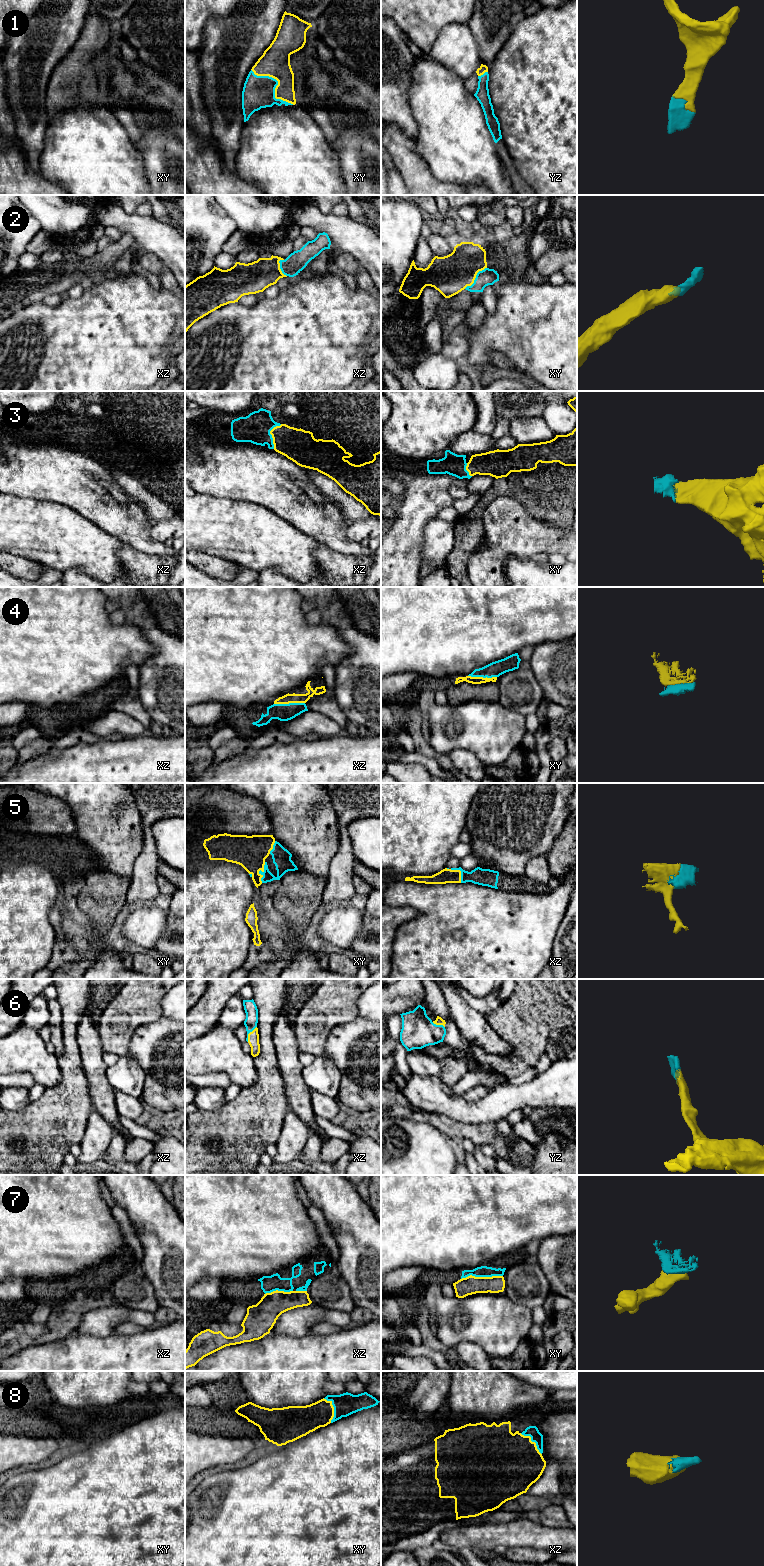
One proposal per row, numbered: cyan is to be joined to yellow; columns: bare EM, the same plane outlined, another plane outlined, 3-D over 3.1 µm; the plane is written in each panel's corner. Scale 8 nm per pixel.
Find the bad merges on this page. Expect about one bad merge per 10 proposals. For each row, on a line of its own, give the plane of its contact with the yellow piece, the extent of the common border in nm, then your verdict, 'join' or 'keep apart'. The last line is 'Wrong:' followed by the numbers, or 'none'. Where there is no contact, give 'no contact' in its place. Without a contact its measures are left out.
1: meets yellow in xy; contact 440 nm long; join
2: meets yellow in xy; contact 260 nm long; join
3: meets yellow in xz; contact 220 nm long; join
4: meets yellow in xz; contact 240 nm long; join
5: meets yellow in xy; contact 170 nm long; join
6: meets yellow in xz; contact 150 nm long; join
7: meets yellow in xy; contact 340 nm long; keep apart
8: meets yellow in xy; contact 220 nm long; join
Wrong: 7

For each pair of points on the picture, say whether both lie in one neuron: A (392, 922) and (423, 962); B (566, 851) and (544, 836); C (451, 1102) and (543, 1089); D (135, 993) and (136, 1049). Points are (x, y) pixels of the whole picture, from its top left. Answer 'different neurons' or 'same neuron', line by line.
A: different neurons
B: different neurons
C: same neuron
D: different neurons

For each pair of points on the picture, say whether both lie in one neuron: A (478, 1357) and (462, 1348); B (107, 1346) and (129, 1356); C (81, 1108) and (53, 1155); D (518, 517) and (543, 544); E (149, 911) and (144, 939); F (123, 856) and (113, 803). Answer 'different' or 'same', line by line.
A: same
B: same
C: same
D: same
E: same
F: same

